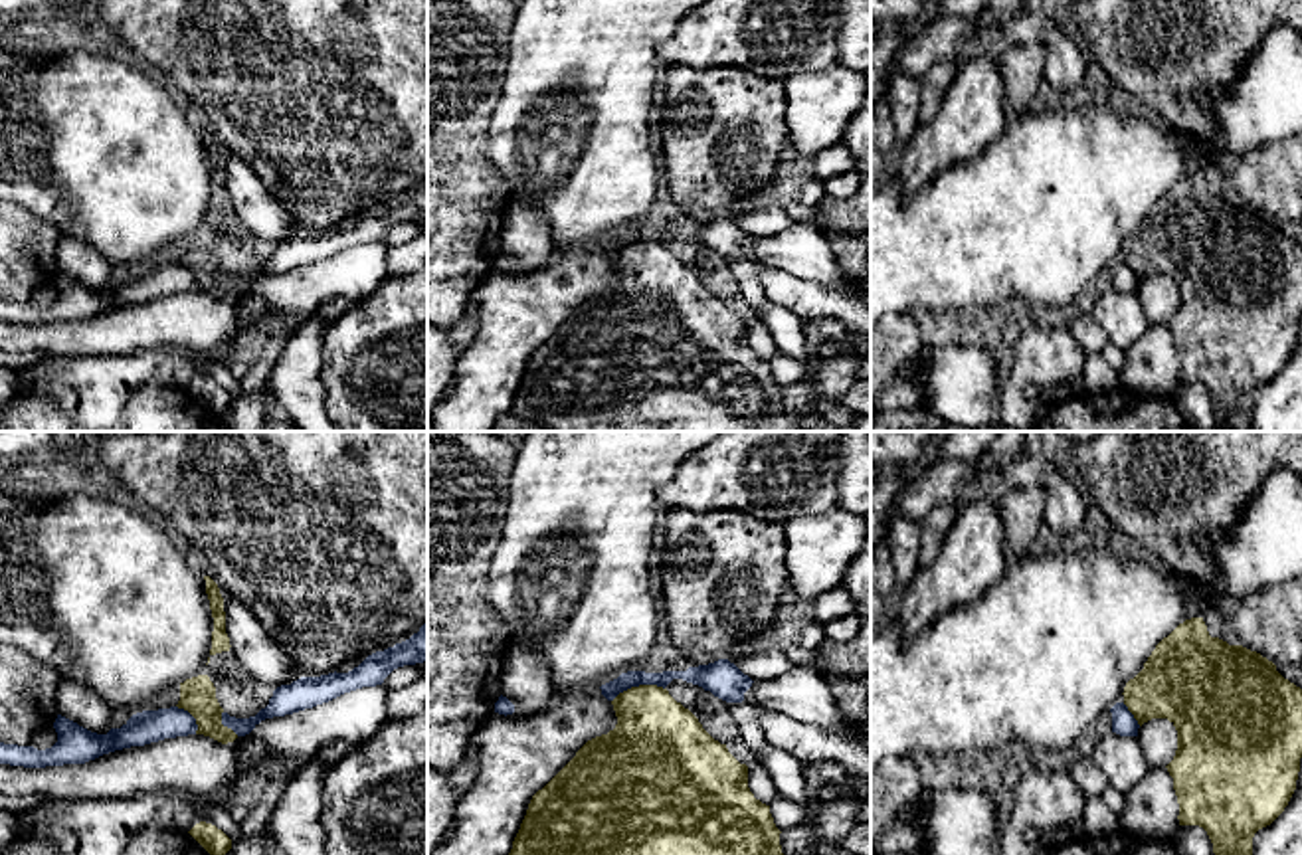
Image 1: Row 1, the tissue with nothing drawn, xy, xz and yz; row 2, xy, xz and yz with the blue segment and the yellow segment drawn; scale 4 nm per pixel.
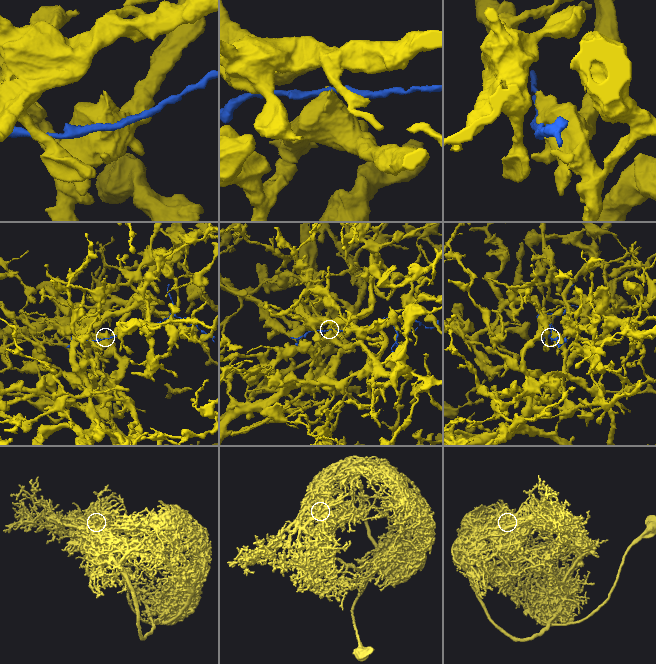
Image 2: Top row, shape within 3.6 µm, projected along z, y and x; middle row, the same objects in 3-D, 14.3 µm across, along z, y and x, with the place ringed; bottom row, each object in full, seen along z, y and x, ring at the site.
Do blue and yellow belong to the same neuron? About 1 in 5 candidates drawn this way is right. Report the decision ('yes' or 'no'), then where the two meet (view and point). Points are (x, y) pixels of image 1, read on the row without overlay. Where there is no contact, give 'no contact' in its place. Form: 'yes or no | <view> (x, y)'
no | xz (638, 242)

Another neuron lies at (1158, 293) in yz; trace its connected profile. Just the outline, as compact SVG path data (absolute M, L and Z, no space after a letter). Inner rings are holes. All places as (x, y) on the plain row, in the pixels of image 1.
M1152 275L1138 285L1150 323L1167 323L1177 307L1177 287L1167 275Z

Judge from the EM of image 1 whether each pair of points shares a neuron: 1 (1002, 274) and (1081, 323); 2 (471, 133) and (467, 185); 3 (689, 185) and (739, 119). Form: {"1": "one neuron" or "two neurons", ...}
{"1": "two neurons", "2": "one neuron", "3": "one neuron"}

